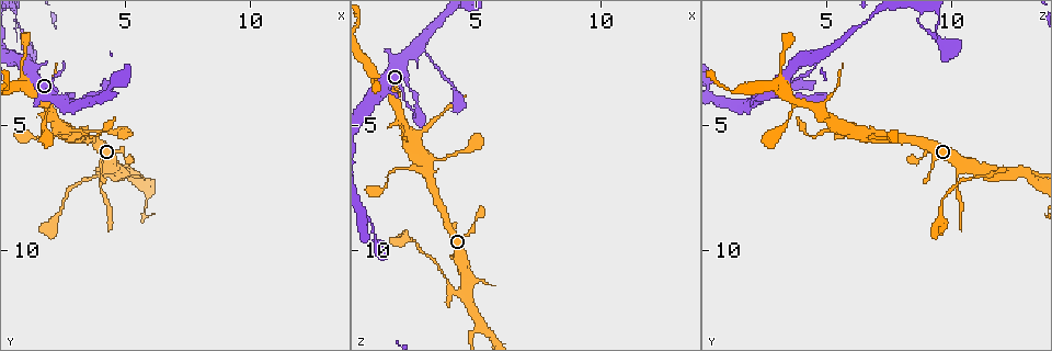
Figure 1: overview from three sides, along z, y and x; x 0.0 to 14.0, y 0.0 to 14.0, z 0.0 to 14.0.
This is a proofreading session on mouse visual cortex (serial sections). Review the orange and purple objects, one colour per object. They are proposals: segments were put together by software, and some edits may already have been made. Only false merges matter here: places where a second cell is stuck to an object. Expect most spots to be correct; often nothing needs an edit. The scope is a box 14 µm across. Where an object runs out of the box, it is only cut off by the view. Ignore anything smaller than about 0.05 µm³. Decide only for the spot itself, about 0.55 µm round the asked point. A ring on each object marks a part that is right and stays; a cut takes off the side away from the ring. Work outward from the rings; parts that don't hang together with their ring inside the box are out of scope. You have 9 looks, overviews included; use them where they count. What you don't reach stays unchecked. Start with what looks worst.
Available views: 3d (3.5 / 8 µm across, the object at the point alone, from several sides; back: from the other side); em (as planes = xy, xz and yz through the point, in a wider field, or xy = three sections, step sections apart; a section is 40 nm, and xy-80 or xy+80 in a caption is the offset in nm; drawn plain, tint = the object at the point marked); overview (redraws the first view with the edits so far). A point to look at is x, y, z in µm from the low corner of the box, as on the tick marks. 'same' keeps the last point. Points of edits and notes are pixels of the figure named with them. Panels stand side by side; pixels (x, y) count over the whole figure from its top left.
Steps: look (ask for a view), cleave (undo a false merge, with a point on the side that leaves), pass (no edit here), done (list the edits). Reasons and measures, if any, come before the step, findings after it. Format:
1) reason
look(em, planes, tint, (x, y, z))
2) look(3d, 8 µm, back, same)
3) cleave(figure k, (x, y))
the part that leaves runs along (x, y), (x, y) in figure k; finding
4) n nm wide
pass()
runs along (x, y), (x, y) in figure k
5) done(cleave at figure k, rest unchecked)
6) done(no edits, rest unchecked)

small branch off a trunk
look(3d, 3.5 µm, (3.1, 5.4, 6.7))

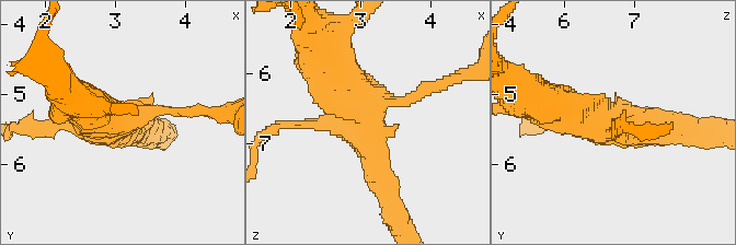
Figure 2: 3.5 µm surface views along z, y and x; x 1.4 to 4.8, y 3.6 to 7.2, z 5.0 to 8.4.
4 arms; arms of 150, 150, 350, 600 nm; shape alone is not enough
look(em, xy, step 2, tint, same)

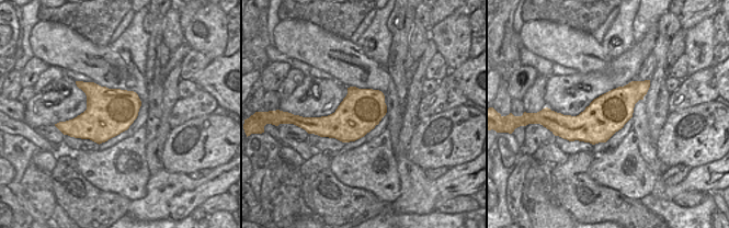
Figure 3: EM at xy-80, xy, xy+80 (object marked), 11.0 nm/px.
another direction
look(em, xy, step 1, tint, same)

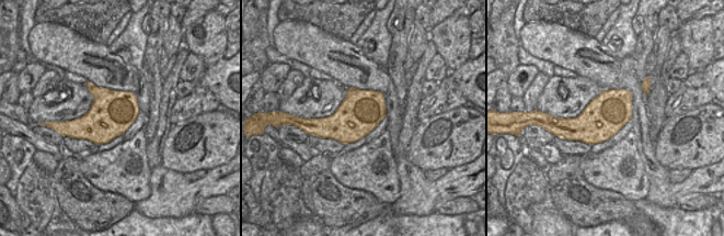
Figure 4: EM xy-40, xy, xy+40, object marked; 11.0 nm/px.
480 nm wide
pass()
runs along (384, 193), (364, 114), (330, 66) in figure 2; all the same cell

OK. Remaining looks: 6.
two arms in line, one across
look(3d, 3.5 µm, (4.6, 7.0, 11.7))

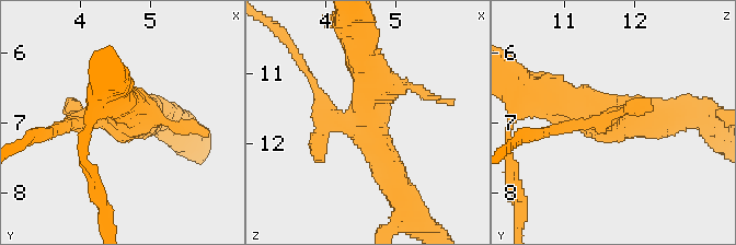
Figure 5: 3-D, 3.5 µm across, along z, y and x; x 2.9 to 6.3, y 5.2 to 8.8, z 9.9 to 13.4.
need the tissue
look(em, xy, step 5, tint, (4.50, 7.00, 11.65))

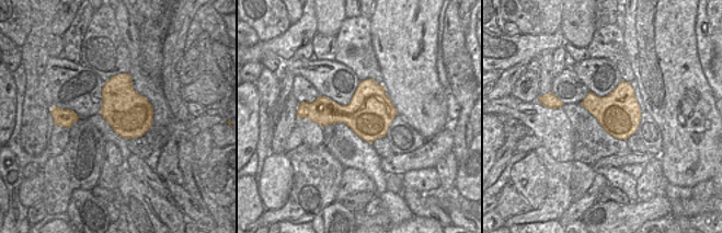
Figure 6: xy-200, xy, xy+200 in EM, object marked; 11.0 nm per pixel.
pass()
all the same cell

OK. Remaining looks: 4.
three arms meet
look(3d, 3.5 µm, (2.7, 4.3, 1.8))

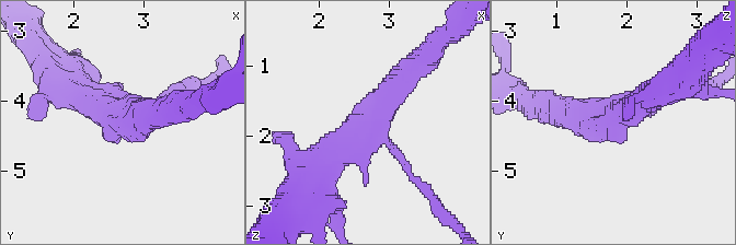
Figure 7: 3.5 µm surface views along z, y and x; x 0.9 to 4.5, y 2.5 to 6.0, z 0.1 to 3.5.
look(em, xy, step 5, tint, (2.70, 4.20, 1.90))

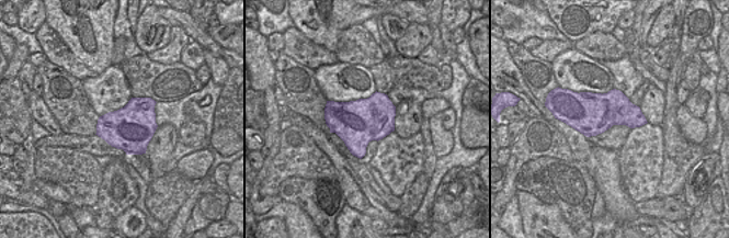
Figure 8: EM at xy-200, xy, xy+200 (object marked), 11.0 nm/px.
look(em, xy, step 2, tint, same)

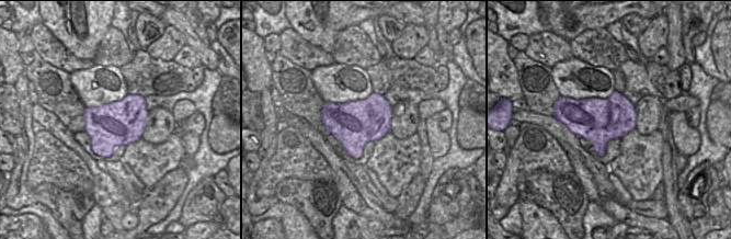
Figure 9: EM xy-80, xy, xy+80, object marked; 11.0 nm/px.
pass()
runs along (321, 174), (409, 73) in figure 7; all the same cell

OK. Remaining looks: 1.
done(no edits, rest unchecked)

